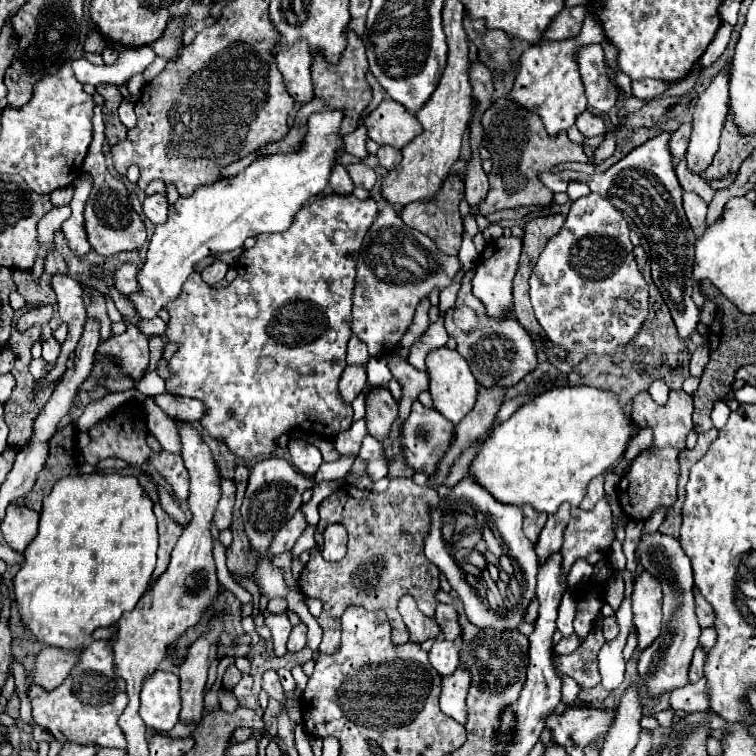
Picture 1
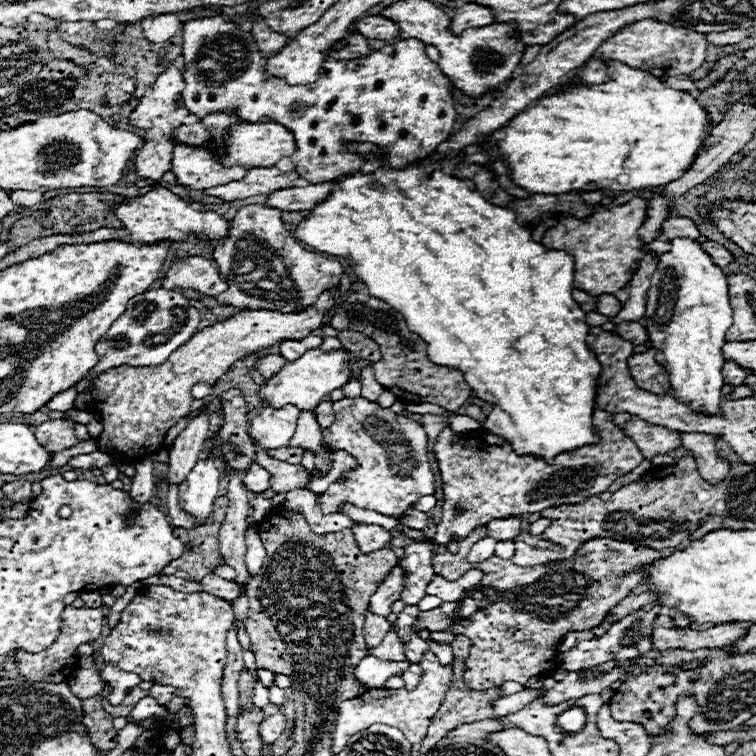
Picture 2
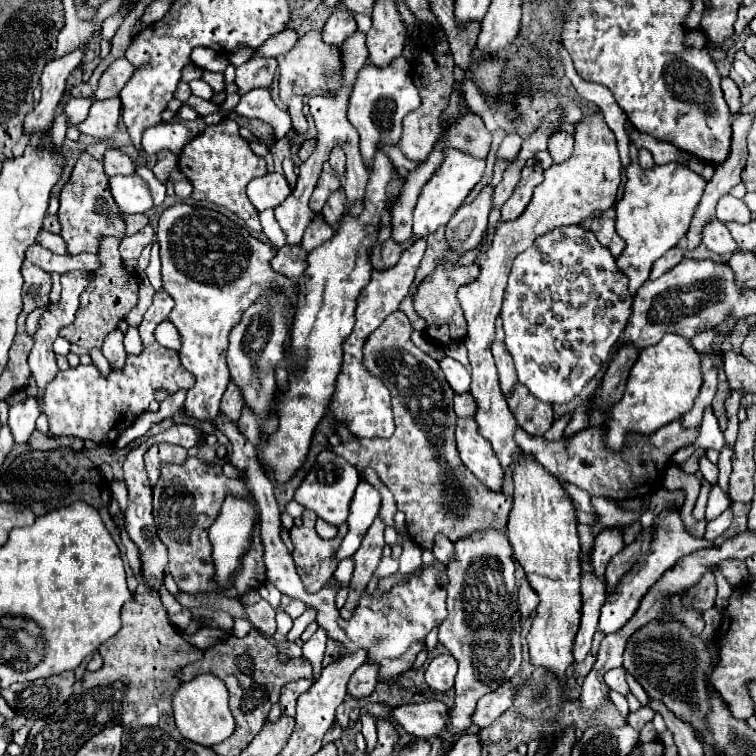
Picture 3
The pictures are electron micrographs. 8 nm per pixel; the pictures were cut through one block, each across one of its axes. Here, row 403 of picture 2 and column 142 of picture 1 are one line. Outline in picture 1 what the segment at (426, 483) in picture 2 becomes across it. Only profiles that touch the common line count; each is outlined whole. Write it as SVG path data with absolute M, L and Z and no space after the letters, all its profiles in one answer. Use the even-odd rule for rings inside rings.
M128 324L128 332L120 336L108 338L102 346L98 346L100 354L116 356L118 364L126 374L140 380L146 374L148 366L148 340L146 336L132 324Z

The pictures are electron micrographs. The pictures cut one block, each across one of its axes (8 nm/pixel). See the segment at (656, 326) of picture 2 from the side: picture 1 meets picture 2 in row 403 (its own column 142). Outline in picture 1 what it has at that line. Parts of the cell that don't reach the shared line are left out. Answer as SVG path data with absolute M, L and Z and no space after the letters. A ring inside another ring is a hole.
M170 670L150 674L140 692L140 718L160 732L176 726L180 716L180 680Z

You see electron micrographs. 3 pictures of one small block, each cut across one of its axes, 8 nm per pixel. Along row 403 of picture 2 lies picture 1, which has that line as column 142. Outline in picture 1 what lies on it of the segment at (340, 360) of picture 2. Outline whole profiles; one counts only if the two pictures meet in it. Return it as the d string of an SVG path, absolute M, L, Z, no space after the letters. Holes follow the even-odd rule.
M342 110L312 114L300 150L260 156L238 176L200 186L190 198L178 198L178 202L170 206L168 220L158 224L152 234L144 266L136 276L140 290L128 294L138 318L156 318L170 300L178 298L182 284L192 272L196 272L196 264L204 256L232 252L242 248L244 240L250 236L256 238L260 234L284 232L290 228L298 210L328 184L336 166L336 154L344 150L340 134L342 118Z

